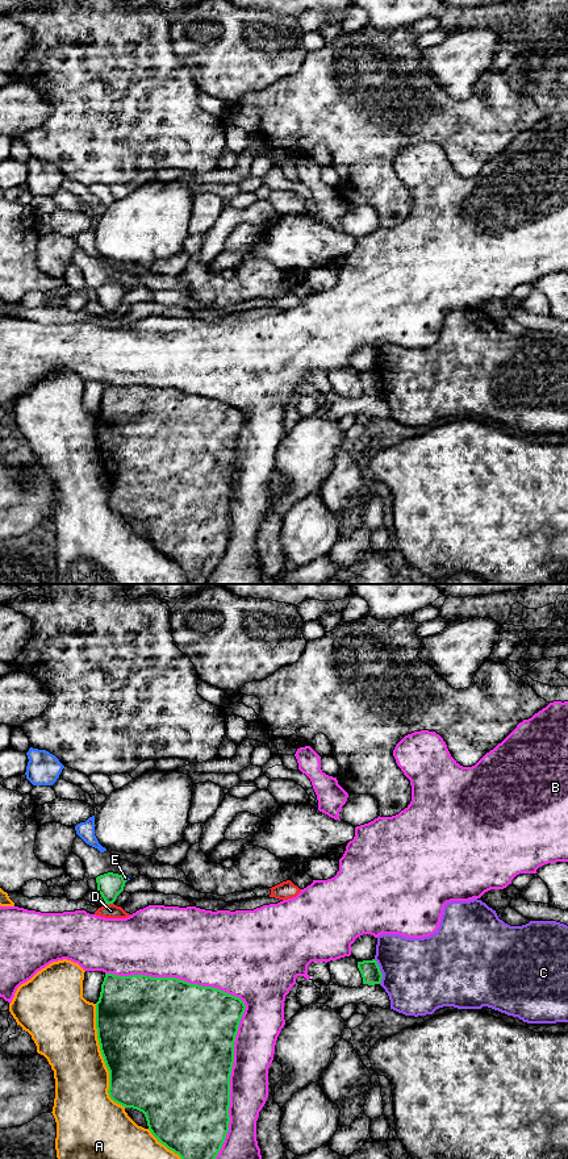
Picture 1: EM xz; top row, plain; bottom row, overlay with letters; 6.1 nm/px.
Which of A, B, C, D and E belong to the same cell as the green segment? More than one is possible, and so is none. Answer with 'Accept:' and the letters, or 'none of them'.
Accept: none of them

